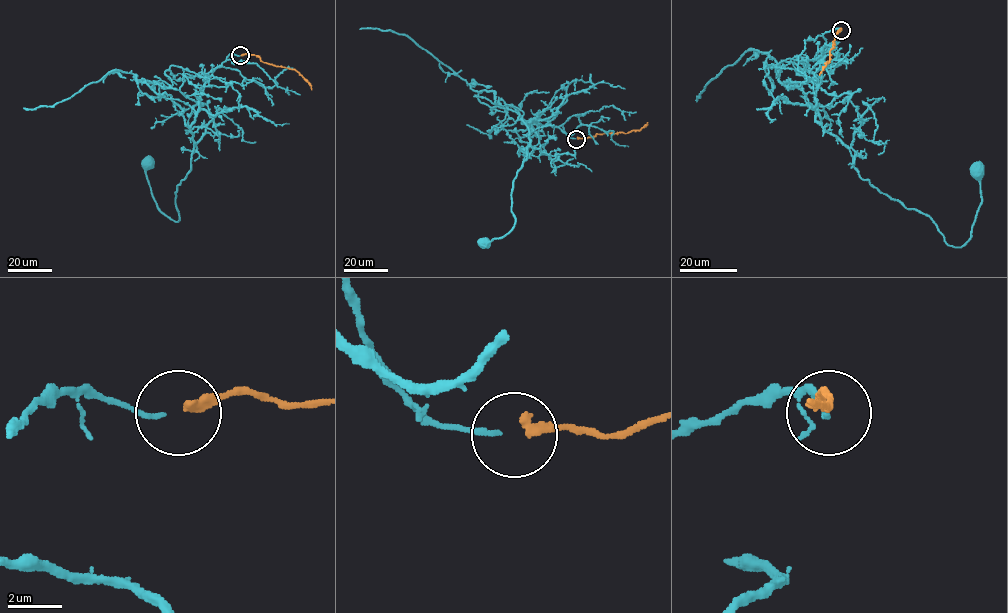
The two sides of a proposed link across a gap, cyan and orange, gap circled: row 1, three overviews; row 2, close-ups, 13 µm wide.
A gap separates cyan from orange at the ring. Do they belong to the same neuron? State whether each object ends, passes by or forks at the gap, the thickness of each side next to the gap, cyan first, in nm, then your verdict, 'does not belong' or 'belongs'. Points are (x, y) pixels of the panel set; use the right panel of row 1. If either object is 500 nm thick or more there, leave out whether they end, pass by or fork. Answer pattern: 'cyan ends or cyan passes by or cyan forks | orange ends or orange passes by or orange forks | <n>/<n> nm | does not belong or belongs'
cyan ends | orange ends | 190/340 nm | belongs

